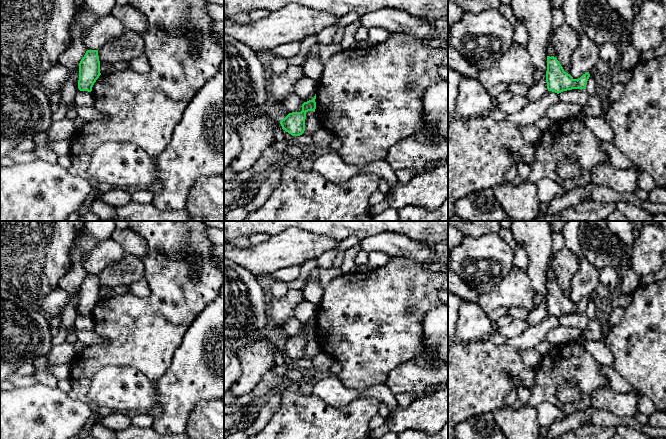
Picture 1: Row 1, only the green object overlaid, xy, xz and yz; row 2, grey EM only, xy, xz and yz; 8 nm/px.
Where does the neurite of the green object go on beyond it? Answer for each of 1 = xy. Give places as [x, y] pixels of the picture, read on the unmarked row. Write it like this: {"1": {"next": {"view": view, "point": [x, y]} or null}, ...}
{"1": {"next": null}}

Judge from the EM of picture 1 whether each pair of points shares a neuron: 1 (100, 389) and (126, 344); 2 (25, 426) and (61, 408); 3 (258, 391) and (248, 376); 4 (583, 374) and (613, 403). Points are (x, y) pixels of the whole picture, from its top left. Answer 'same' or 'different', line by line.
1: different
2: same
3: different
4: different

